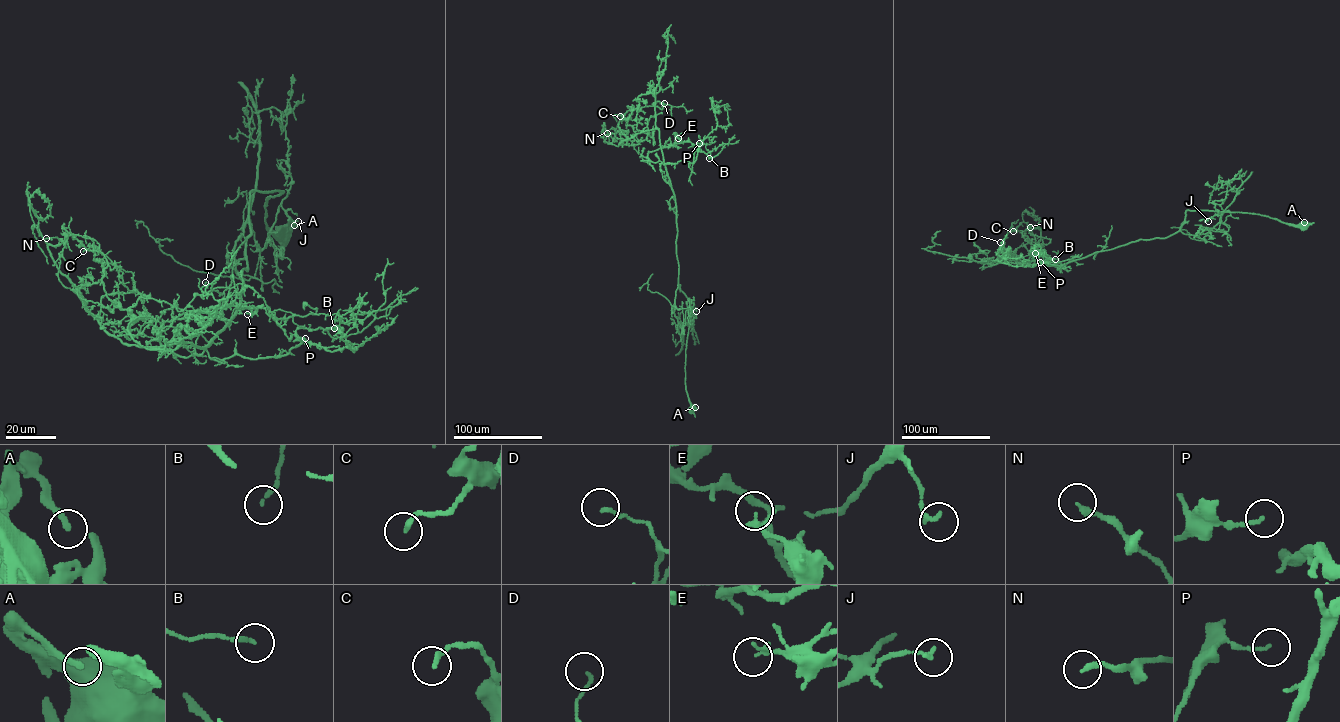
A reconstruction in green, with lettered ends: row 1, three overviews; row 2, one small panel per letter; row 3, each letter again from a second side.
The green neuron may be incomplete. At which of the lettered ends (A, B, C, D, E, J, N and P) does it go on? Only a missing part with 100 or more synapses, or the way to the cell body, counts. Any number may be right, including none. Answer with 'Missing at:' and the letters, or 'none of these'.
Missing at: none of these

